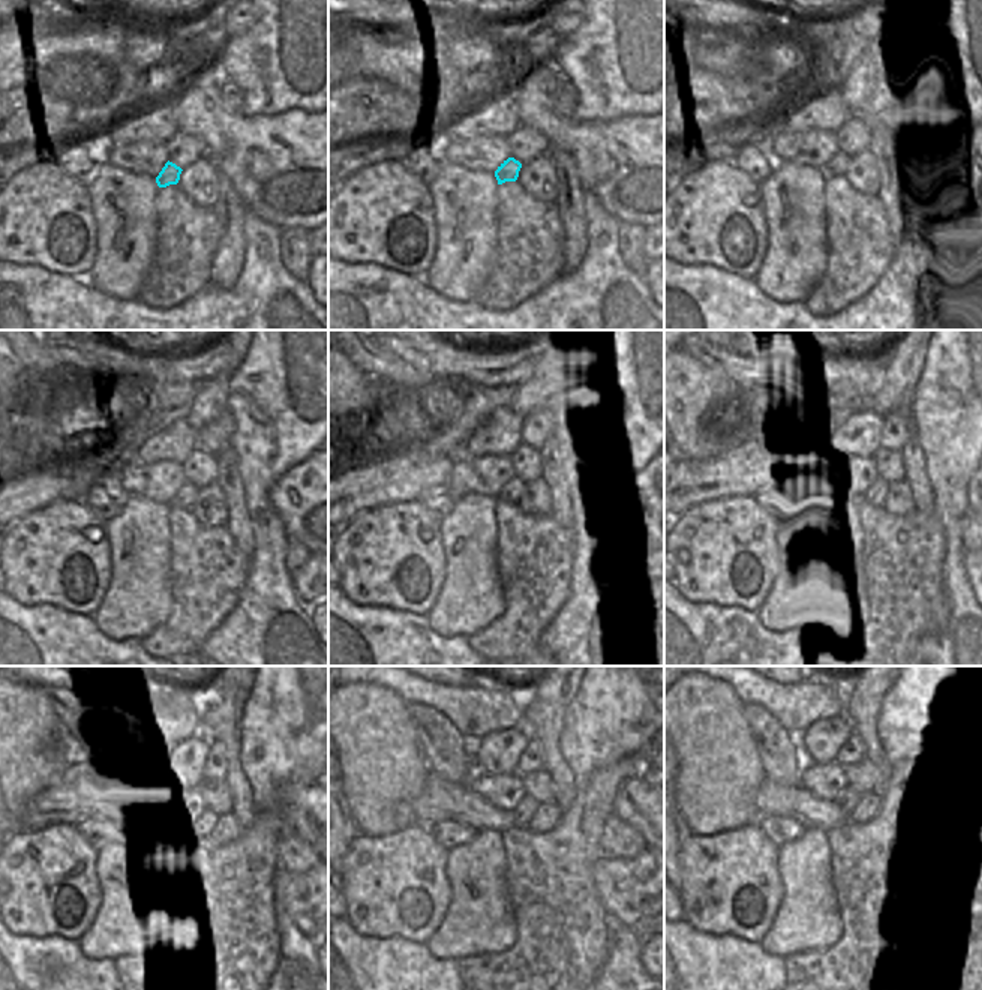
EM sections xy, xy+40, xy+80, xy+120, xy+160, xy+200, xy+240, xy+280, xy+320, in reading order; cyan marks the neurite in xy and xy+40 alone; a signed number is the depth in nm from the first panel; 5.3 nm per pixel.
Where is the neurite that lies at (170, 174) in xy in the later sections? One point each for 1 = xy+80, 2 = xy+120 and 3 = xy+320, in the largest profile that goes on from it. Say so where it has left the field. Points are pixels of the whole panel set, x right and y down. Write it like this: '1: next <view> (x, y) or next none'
1: next xy+80 (840, 165)
2: next xy+120 (185, 494)
3: next xy+320 (859, 806)

